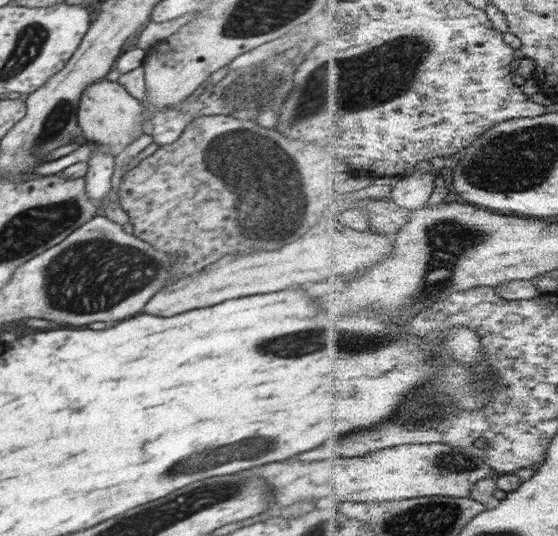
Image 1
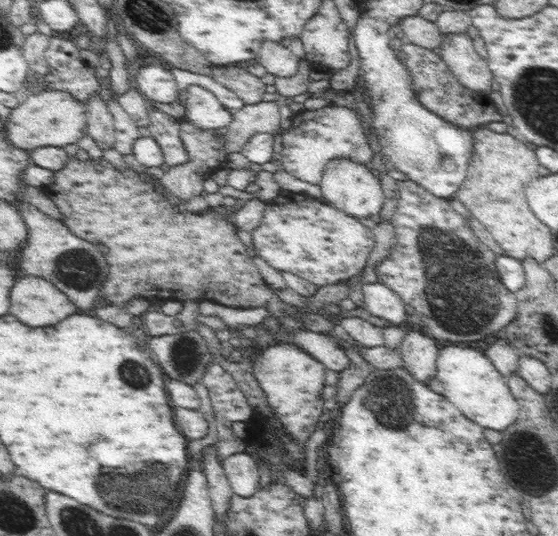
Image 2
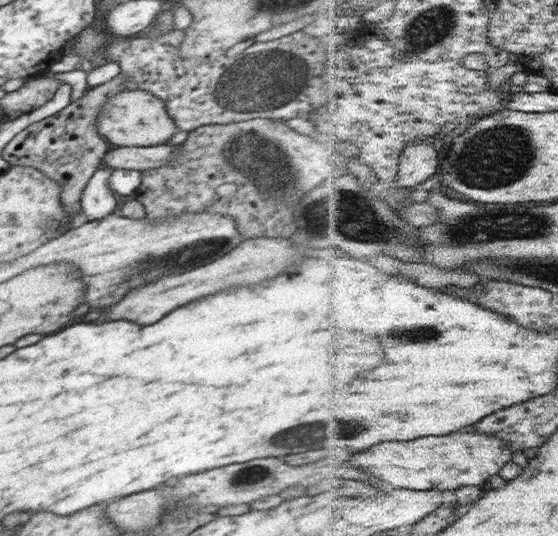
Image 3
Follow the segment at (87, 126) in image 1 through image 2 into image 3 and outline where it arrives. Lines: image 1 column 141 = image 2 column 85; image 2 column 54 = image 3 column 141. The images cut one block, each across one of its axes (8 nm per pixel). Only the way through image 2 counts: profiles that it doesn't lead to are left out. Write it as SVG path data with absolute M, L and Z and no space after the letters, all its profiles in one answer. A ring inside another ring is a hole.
M124 89L110 97L102 105L96 126L102 137L118 147L162 145L178 131L167 113L165 102L140 89Z

